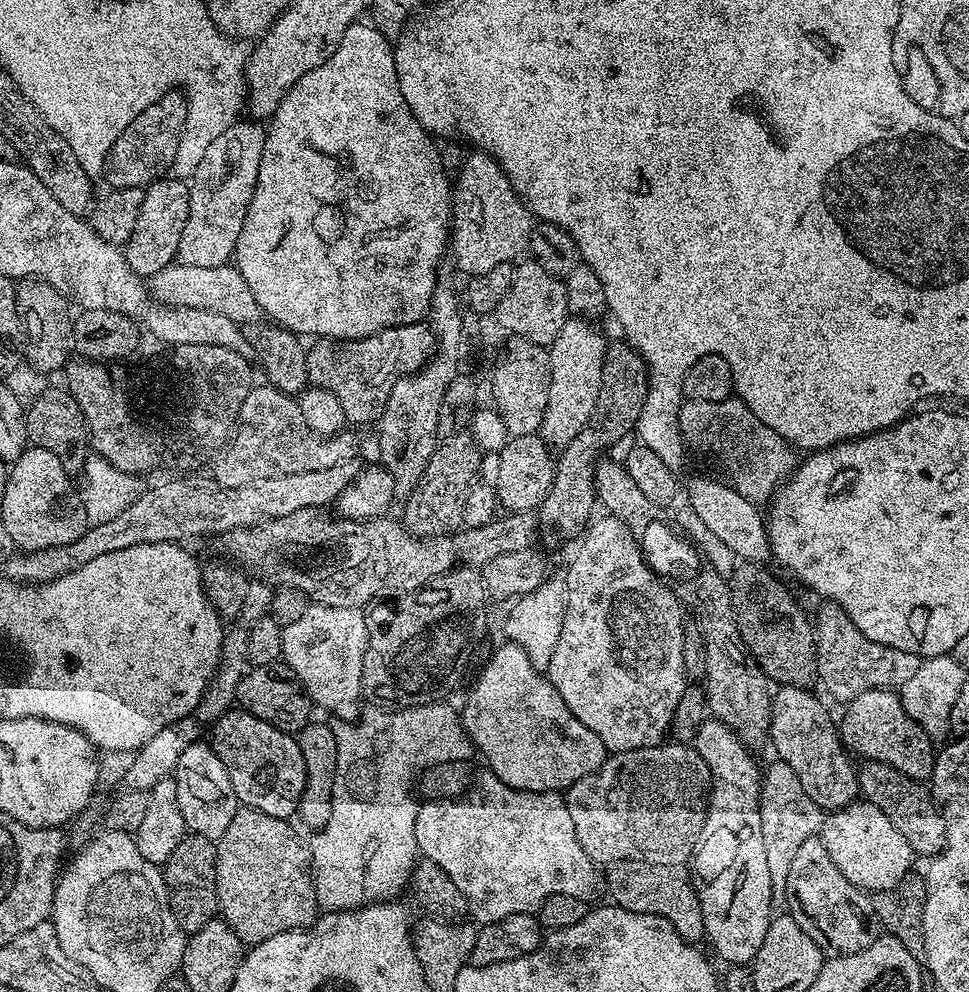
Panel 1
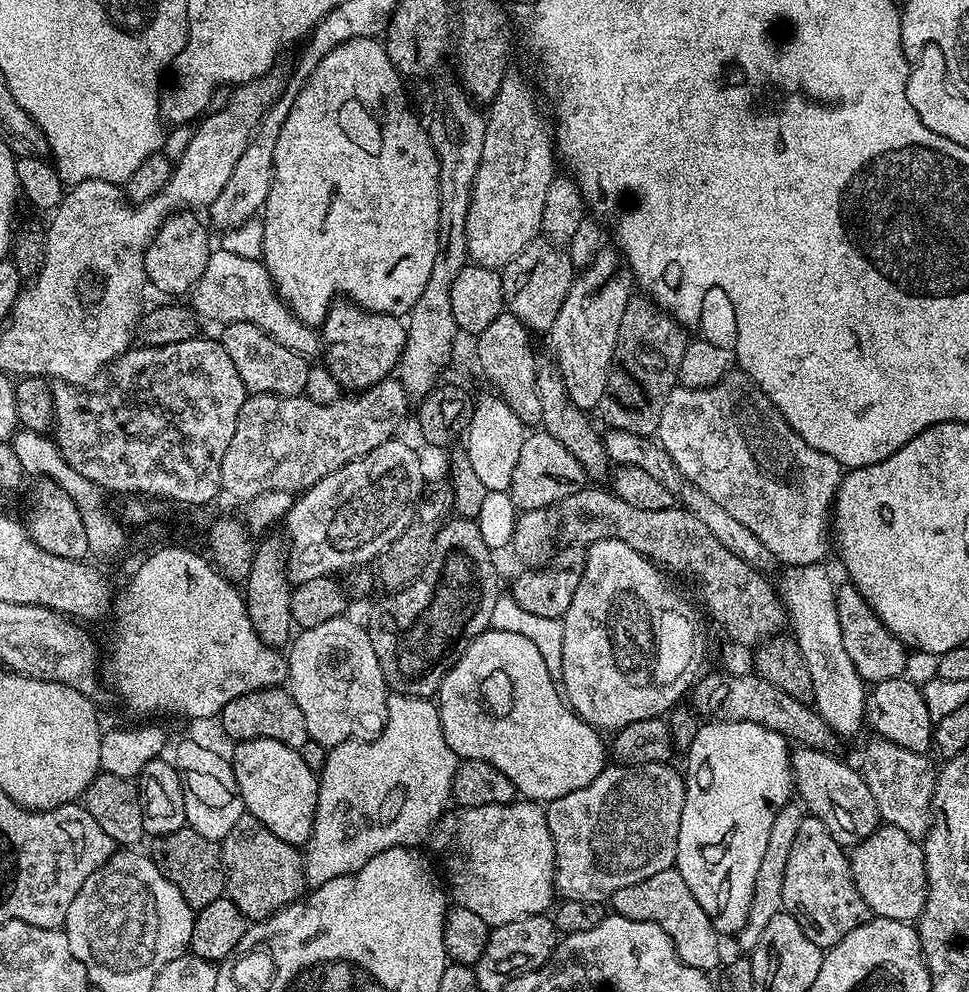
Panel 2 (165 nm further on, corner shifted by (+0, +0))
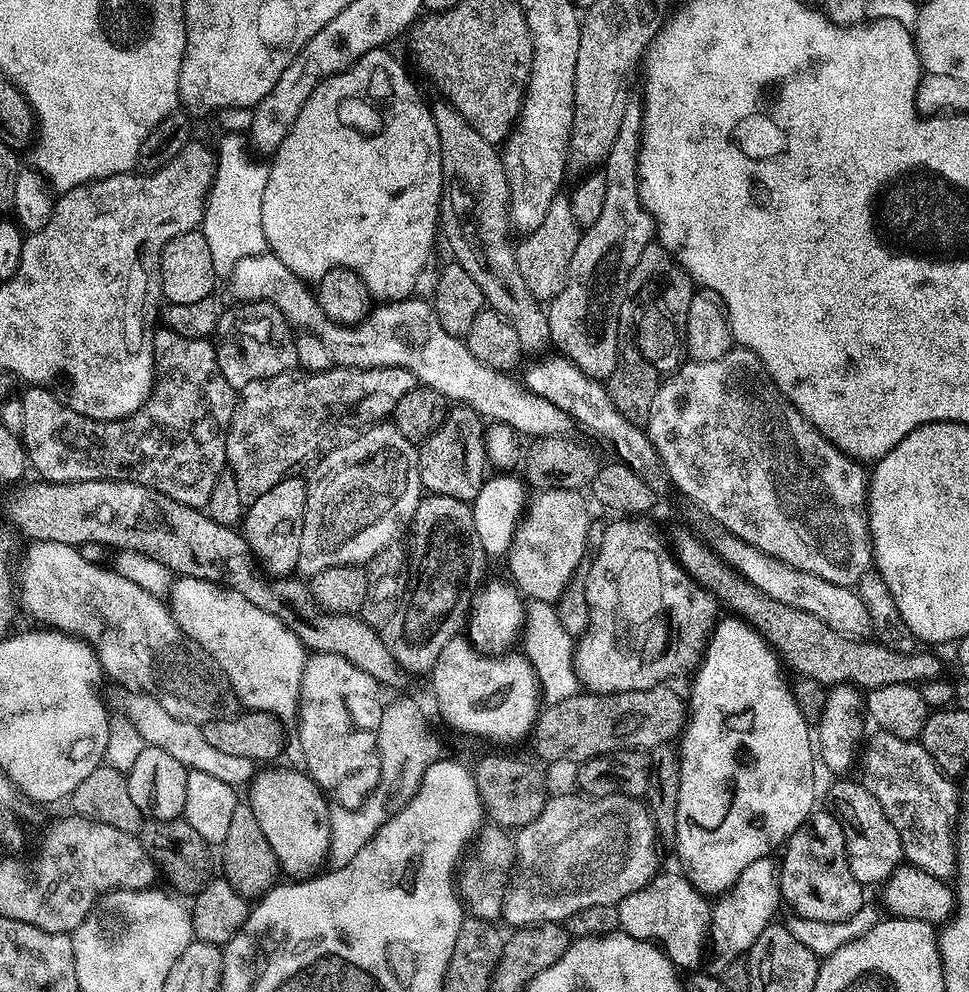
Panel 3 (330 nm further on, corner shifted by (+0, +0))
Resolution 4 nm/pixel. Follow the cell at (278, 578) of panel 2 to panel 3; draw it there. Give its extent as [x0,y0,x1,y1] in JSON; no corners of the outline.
[242,474,310,574]

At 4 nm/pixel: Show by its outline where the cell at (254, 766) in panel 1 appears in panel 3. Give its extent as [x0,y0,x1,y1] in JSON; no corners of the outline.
[250,768,334,881]

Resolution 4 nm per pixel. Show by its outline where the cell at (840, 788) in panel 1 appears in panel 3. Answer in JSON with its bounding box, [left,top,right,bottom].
[831,778,905,886]

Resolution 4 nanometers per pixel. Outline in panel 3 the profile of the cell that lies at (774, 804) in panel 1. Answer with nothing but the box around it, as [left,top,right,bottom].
[706,858,782,976]

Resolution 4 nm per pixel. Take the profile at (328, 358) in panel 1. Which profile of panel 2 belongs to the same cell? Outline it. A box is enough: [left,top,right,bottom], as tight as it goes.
[322,302,408,390]

